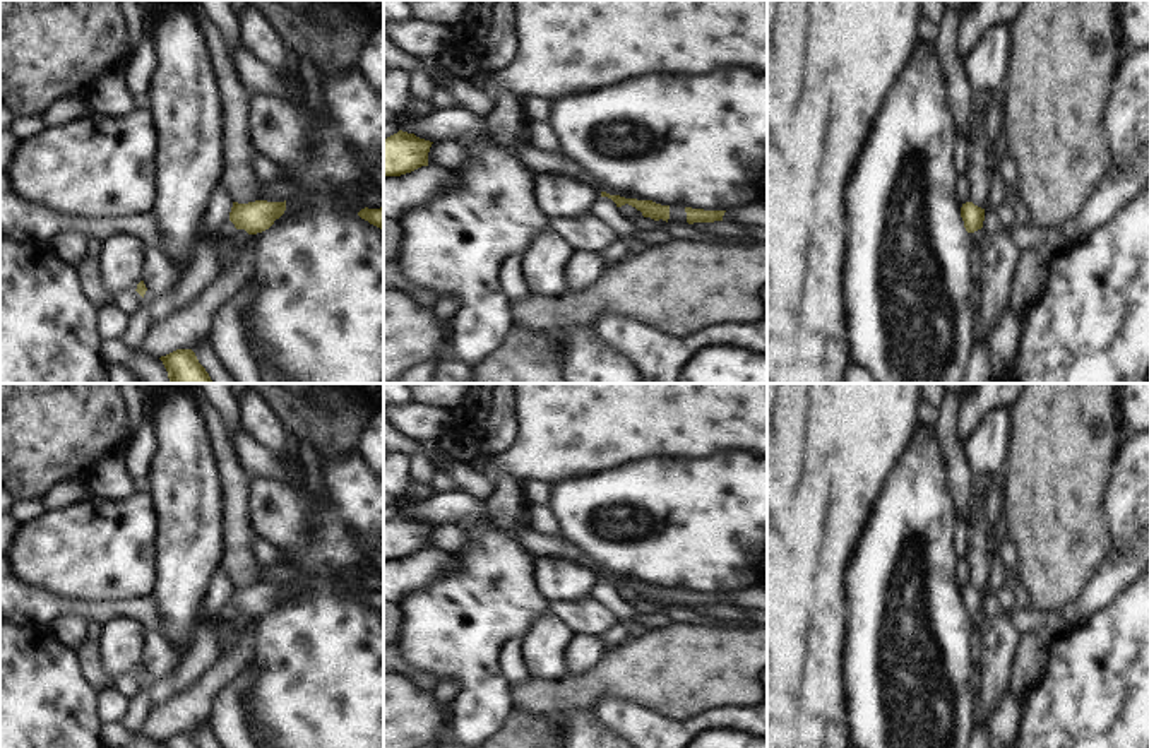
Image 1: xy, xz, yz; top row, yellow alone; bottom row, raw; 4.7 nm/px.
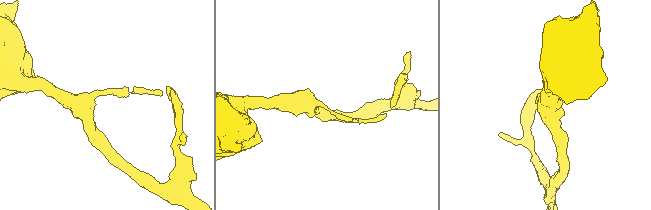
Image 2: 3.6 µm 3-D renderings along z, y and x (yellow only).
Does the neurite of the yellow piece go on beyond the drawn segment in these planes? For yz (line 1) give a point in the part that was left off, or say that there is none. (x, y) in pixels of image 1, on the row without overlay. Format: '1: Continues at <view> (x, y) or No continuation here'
1: No continuation here.

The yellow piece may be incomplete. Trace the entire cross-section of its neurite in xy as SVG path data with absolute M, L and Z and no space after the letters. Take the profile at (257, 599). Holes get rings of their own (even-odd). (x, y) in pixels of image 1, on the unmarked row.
M255 584L248 587L233 585L229 604L236 613L257 618L269 613L286 594L284 585Z

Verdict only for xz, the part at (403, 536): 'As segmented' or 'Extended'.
As segmented.

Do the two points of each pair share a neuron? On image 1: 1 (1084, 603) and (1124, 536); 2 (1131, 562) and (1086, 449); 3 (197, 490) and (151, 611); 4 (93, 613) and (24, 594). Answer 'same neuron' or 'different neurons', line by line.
1: same neuron
2: different neurons
3: different neurons
4: same neuron

